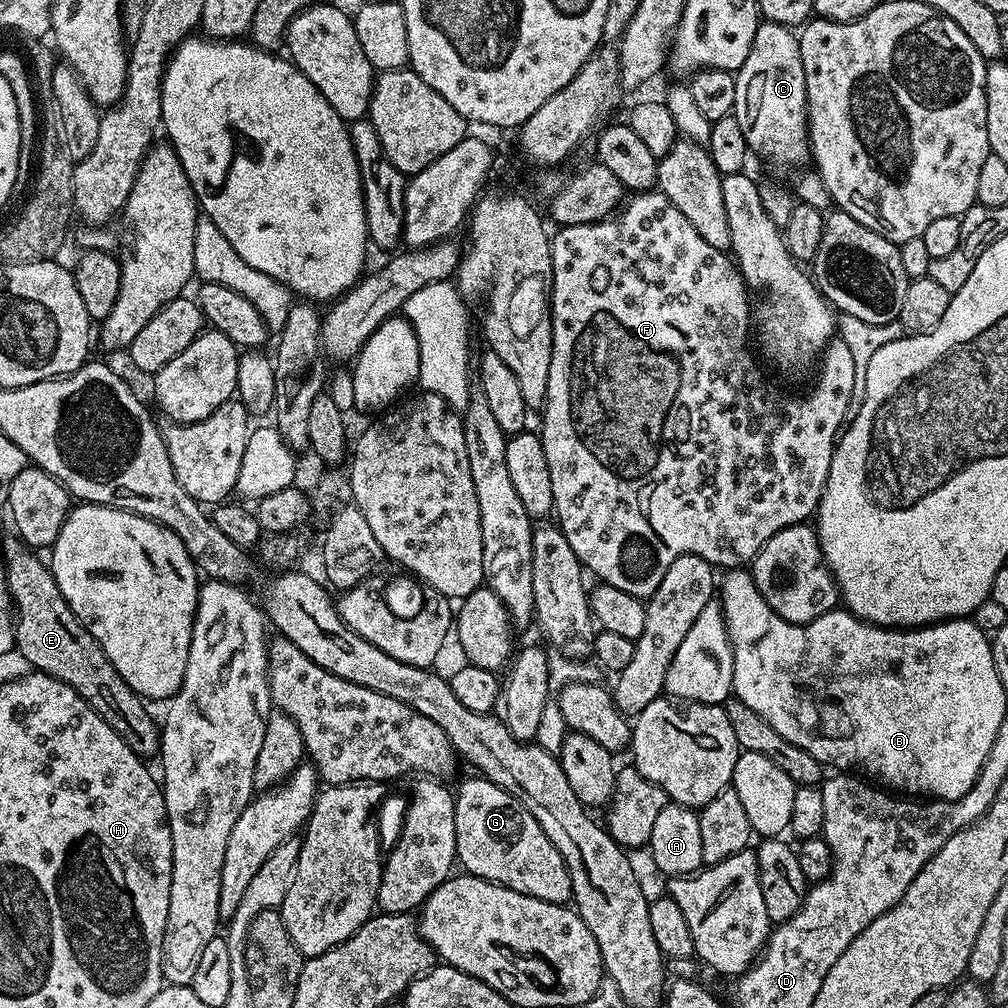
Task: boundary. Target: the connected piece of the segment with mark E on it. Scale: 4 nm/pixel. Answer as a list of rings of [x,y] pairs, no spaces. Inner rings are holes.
[[[11,538],[4,544],[4,556],[8,569],[8,593],[12,596],[14,605],[14,619],[16,621],[16,646],[15,651],[24,655],[24,660],[35,671],[45,672],[62,682],[66,682],[86,701],[102,719],[120,735],[122,742],[134,750],[142,758],[155,757],[160,750],[161,725],[152,721],[148,713],[149,705],[143,696],[140,696],[124,681],[122,674],[114,670],[114,666],[106,658],[102,646],[86,630],[86,626],[76,615],[74,610],[62,598],[62,590],[58,590],[58,582],[52,576],[52,569],[47,563],[39,560],[37,553],[27,547],[23,540]]]

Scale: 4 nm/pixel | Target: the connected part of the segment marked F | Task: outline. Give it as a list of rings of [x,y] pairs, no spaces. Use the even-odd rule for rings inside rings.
[[[649,190],[647,192],[637,192],[627,197],[626,203],[615,214],[606,220],[599,220],[593,224],[579,224],[578,226],[560,226],[555,229],[552,241],[552,274],[550,277],[550,299],[552,302],[552,357],[550,358],[550,378],[546,382],[546,398],[542,415],[544,415],[544,425],[538,428],[538,435],[542,446],[546,450],[546,463],[550,466],[550,486],[554,490],[554,520],[566,534],[566,542],[570,542],[574,554],[578,554],[581,565],[589,573],[592,572],[597,577],[599,583],[609,584],[618,590],[626,590],[626,594],[634,594],[641,598],[647,598],[658,590],[658,582],[666,575],[666,570],[670,570],[670,562],[679,556],[697,556],[702,558],[707,564],[719,566],[721,569],[731,570],[747,565],[753,558],[760,553],[762,546],[778,534],[778,530],[786,530],[795,524],[803,524],[815,513],[817,506],[820,504],[820,495],[824,489],[824,483],[830,470],[830,458],[832,450],[836,446],[837,439],[842,431],[842,425],[849,415],[850,409],[854,404],[852,394],[854,384],[854,361],[850,355],[850,346],[839,338],[829,340],[822,353],[822,359],[819,361],[818,369],[820,373],[816,376],[816,381],[812,384],[812,389],[805,396],[791,396],[788,392],[779,392],[770,381],[764,377],[762,369],[756,365],[756,360],[752,357],[752,352],[748,349],[748,340],[750,344],[750,329],[754,324],[754,304],[748,301],[750,289],[744,283],[744,275],[741,274],[739,267],[734,263],[733,257],[728,252],[720,252],[694,226],[690,226],[690,221],[682,215],[682,210],[674,206],[659,190]]]

